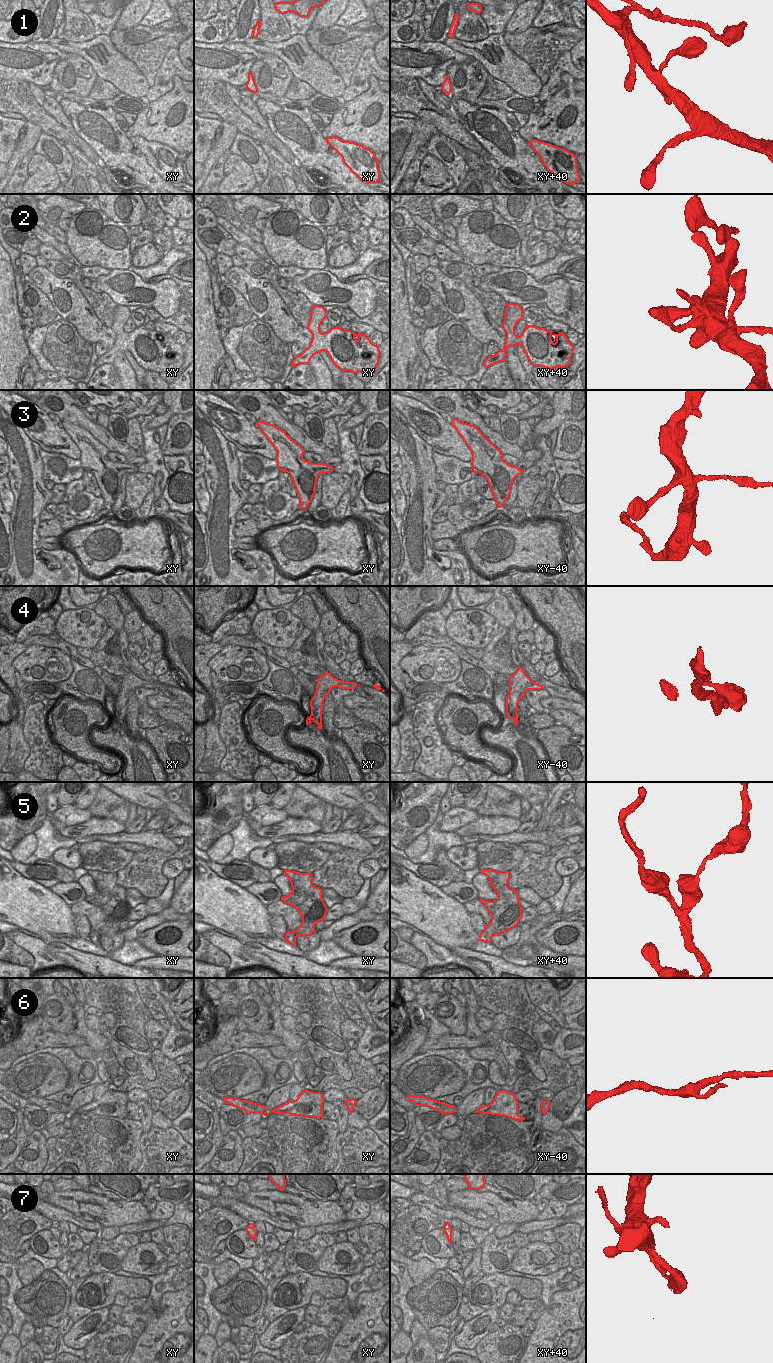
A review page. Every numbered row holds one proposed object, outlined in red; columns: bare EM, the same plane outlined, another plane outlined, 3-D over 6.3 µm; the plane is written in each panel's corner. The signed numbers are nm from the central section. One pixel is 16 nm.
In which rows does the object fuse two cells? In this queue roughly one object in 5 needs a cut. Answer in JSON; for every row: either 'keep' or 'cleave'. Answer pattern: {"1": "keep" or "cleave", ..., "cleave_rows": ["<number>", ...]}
{"1": "keep", "2": "keep", "3": "cleave", "4": "keep", "5": "cleave", "6": "keep", "7": "keep", "cleave_rows": ["3", "5"]}

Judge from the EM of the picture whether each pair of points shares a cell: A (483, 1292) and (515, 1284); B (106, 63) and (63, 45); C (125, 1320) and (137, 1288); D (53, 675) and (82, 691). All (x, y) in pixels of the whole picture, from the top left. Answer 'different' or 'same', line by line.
A: same
B: same
C: different
D: different

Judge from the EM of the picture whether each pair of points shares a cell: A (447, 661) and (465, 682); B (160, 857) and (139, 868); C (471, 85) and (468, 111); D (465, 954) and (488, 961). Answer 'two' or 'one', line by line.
A: two
B: one
C: two
D: one

